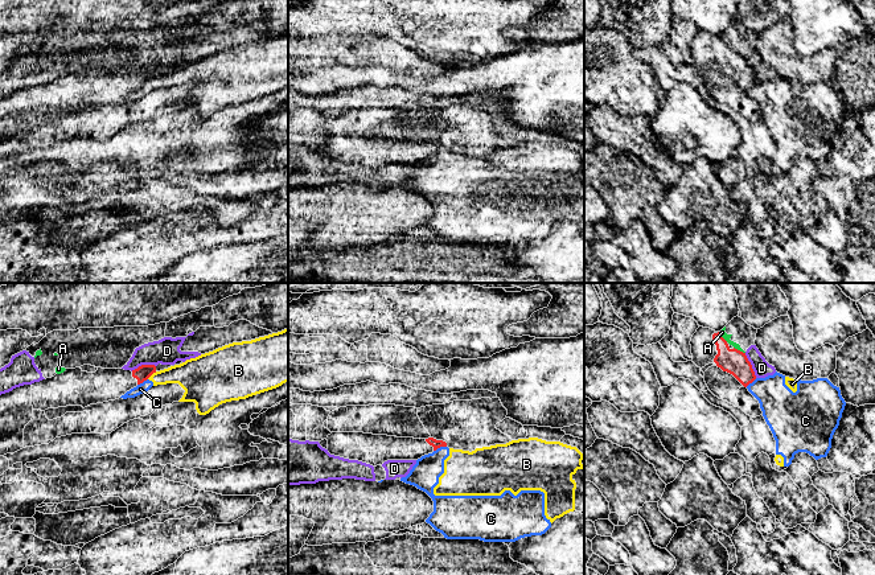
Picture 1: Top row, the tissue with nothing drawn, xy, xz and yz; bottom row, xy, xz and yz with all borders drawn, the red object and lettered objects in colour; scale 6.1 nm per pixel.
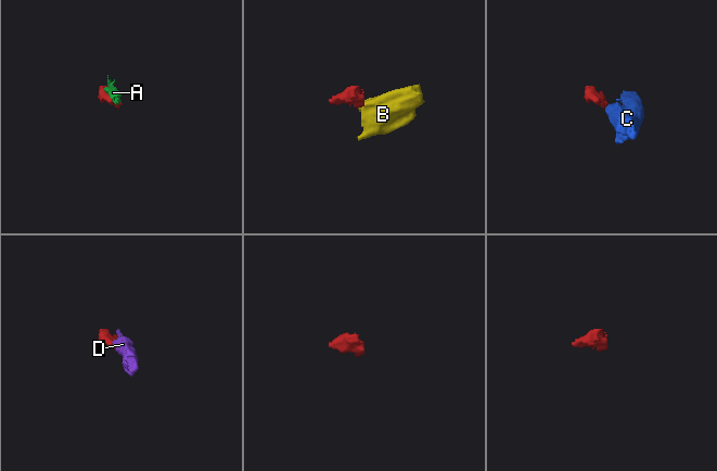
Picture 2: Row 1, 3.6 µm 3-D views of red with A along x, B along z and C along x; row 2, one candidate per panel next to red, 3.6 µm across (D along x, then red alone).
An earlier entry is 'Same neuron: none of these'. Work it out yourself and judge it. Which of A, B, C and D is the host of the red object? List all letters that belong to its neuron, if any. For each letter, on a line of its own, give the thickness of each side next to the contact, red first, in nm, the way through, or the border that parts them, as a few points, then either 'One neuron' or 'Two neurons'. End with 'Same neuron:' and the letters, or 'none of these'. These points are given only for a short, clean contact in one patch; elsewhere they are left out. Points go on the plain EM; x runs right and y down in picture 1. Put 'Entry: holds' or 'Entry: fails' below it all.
A: Thickness 150 nm (red) against 40 nm. Boundary: yz (734, 50), (744, 57). Two neurons
B: Thickness 90 nm (red) against 190 nm. Boundary: xy (156, 76), (147, 82). Two neurons
C: Thickness 50 nm (red) against 180 nm. Boundary: xz (446, 150), (440, 150), (434, 155). Two neurons
D: Thickness 150 nm (red) against 100 nm. Boundary: yz (744, 57), (756, 81). Two neurons
Same neuron: none of these
Entry: holds

